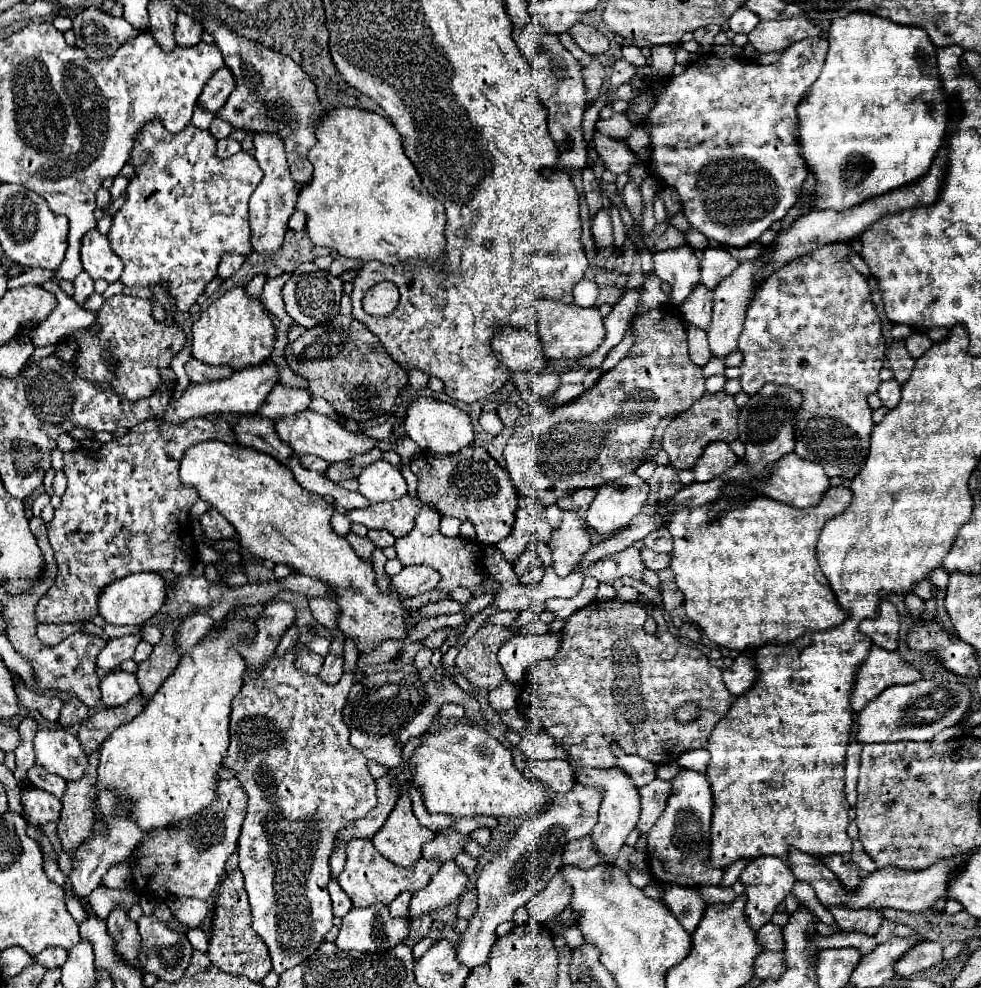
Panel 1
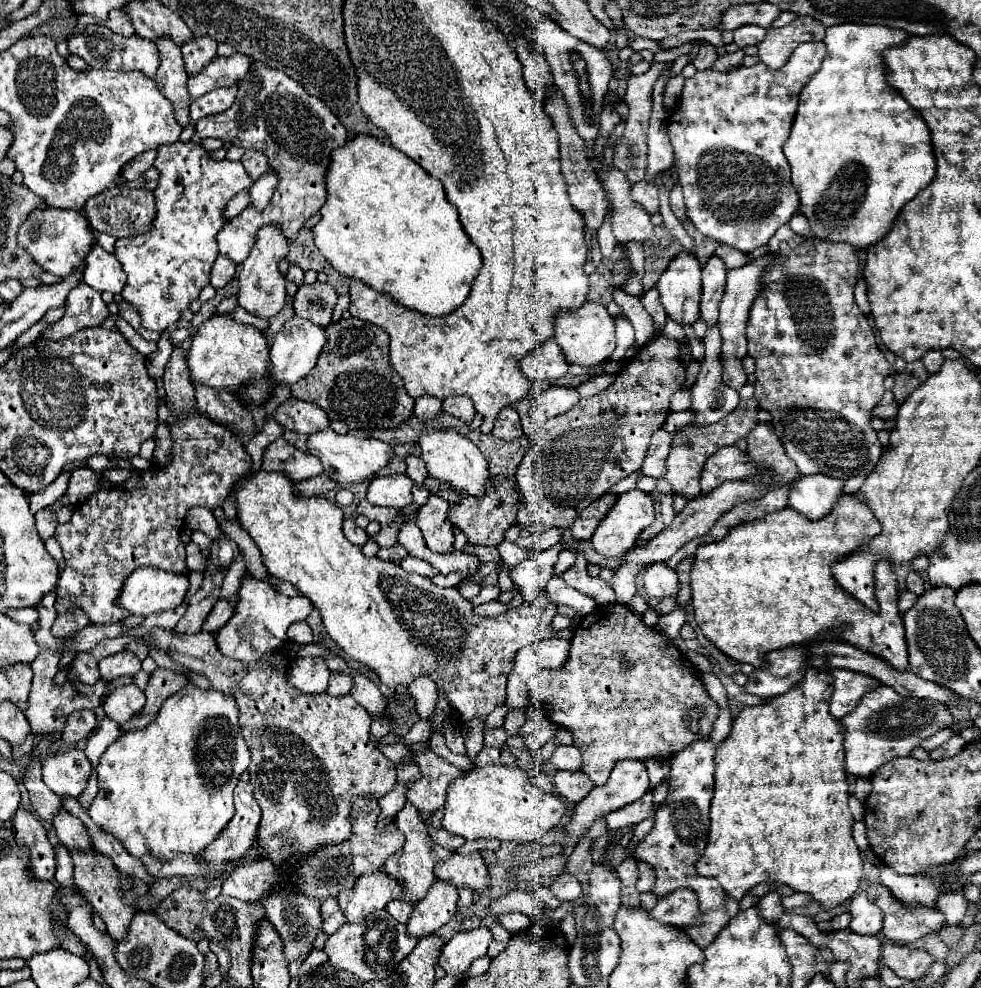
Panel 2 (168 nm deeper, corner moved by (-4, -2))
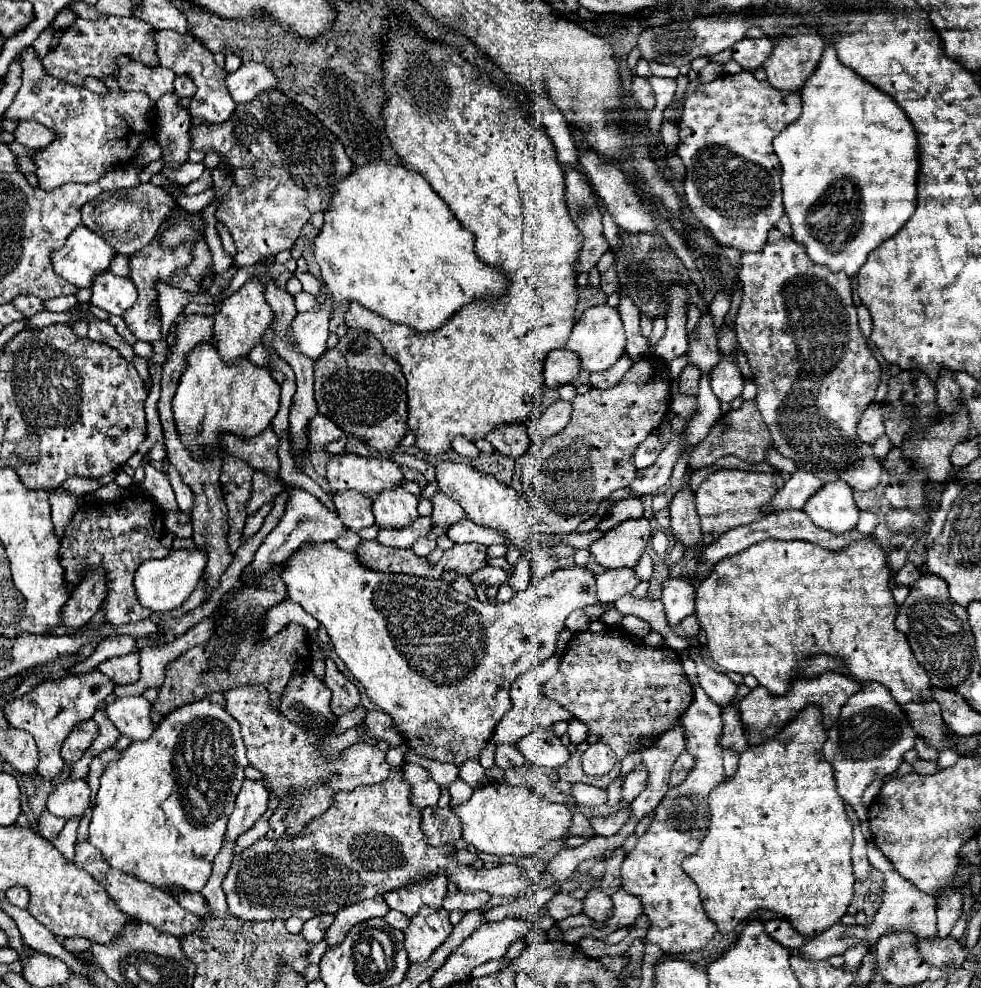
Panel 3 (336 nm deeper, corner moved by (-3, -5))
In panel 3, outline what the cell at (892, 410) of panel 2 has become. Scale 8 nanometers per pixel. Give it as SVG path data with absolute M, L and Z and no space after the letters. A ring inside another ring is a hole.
M872 403L862 419L858 421L858 439L864 439L866 445L874 443L880 435L884 435L884 423L882 423L882 415L880 415L880 405Z

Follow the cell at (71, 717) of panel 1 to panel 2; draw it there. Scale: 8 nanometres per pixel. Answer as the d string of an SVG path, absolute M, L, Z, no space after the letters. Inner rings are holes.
M77 710L67 716L65 728L61 732L61 738L67 744L75 744L81 738L87 738L97 728L97 718L93 710Z

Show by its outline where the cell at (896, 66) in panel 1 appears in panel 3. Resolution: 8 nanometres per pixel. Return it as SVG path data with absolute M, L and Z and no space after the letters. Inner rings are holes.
M832 47L824 49L816 75L808 79L800 95L802 95L802 115L774 139L774 151L782 165L782 199L784 211L792 225L792 239L806 247L806 253L814 263L824 265L834 273L844 271L846 275L854 277L866 263L868 253L880 247L892 235L896 235L896 231L904 227L904 223L912 217L916 209L916 135L912 135L912 123L908 123L908 117L900 111L900 107L896 107L896 103L892 103L892 99L888 99L888 95L880 95L876 87L864 83L864 79L860 79L858 75L852 75L848 67L840 67L840 61L836 59L836 51L832 51Z

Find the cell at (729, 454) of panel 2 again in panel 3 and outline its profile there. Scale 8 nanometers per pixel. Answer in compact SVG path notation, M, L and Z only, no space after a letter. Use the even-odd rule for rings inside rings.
M722 469L714 471L696 491L696 511L700 517L700 531L702 531L702 545L712 545L722 533L740 527L750 525L754 521L760 521L762 517L774 513L772 497L784 487L782 475L770 475L770 473L748 473L740 469Z

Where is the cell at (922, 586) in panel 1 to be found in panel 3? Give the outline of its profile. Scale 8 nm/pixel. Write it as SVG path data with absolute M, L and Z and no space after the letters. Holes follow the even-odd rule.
M906 563L906 565L896 573L894 583L896 583L896 585L906 585L906 587L910 587L918 577L920 577L920 569L918 569L916 565L912 565L912 563Z

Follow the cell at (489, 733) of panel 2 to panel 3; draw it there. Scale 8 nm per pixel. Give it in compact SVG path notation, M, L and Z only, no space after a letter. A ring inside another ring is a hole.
M500 745L496 749L496 765L502 771L516 769L516 767L522 767L526 763L528 763L528 759L524 755L520 755L520 751L518 751L516 745Z

